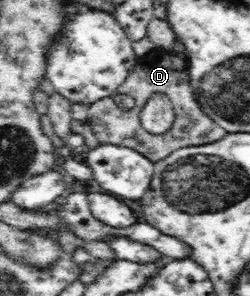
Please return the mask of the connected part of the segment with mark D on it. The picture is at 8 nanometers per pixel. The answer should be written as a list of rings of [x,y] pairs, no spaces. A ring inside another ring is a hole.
[[[154,48],[150,53],[139,58],[137,66],[125,78],[125,82],[119,86],[117,92],[131,96],[135,100],[134,108],[129,110],[119,108],[113,97],[101,98],[90,104],[88,108],[88,117],[85,122],[91,125],[91,130],[100,144],[113,144],[135,149],[139,151],[139,154],[156,163],[181,147],[217,142],[227,133],[201,109],[196,94],[193,93],[193,87],[189,84],[188,62],[184,56],[176,55],[173,51]],[[159,97],[166,97],[172,103],[175,109],[175,120],[167,132],[151,134],[142,127],[139,112]]]

